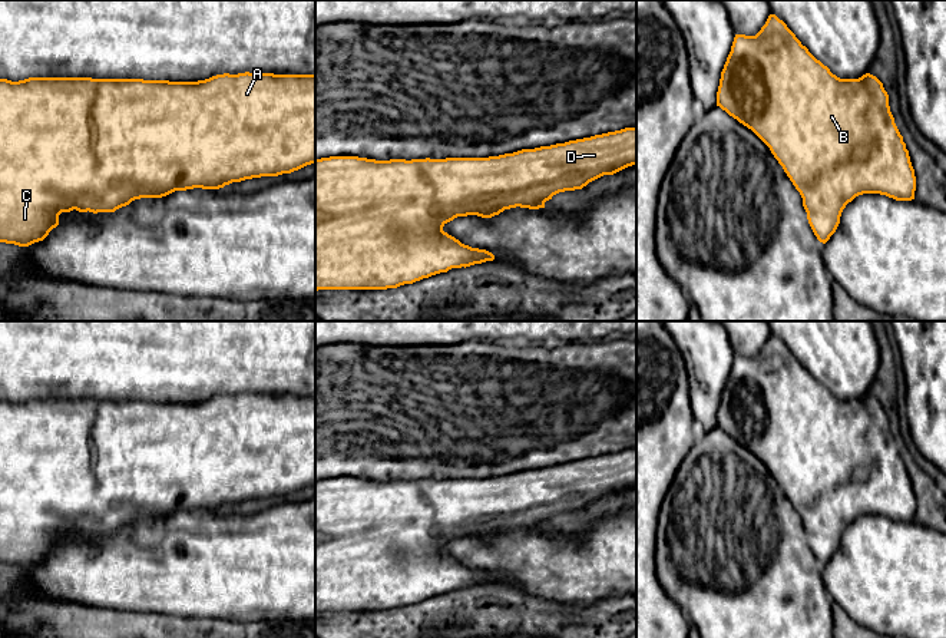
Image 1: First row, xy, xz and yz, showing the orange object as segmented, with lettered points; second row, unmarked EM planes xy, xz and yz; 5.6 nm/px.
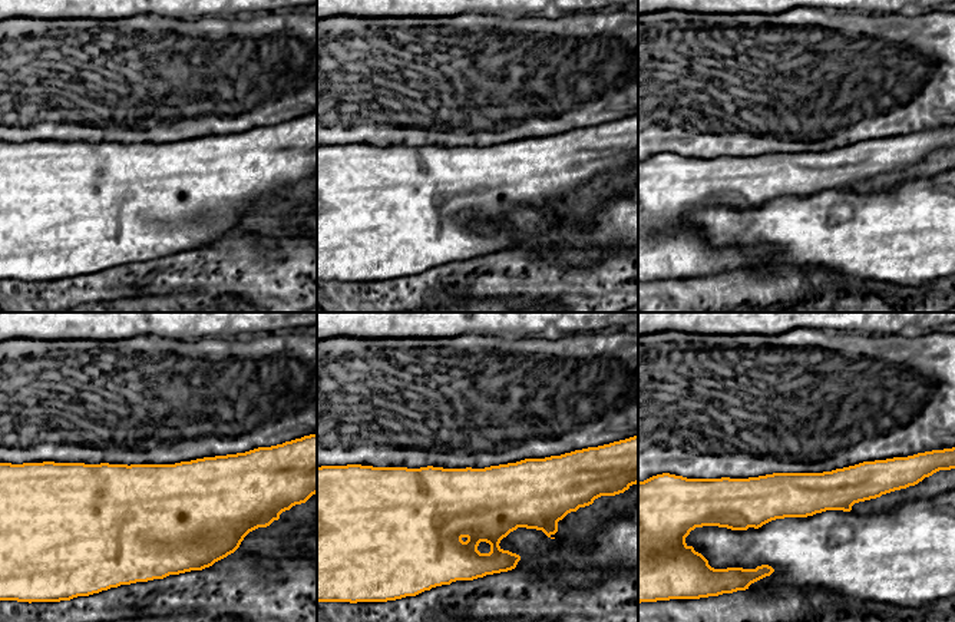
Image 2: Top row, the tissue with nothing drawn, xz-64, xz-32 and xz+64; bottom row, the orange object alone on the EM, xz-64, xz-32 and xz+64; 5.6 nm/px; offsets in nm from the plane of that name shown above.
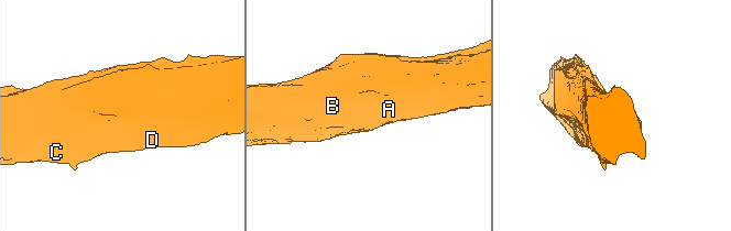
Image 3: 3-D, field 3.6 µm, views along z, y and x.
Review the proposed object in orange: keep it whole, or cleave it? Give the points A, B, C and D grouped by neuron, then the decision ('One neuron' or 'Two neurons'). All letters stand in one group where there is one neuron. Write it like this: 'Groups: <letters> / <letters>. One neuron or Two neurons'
Groups: A B C D. One neuron

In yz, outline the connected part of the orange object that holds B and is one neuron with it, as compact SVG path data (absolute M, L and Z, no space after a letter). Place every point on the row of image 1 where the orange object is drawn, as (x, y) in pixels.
M775 14L768 16L755 36L735 34L721 72L717 106L751 129L770 148L800 192L808 224L823 244L836 232L846 205L859 195L880 194L896 201L914 199L914 169L890 112L883 83L870 73L859 79L837 77Z

